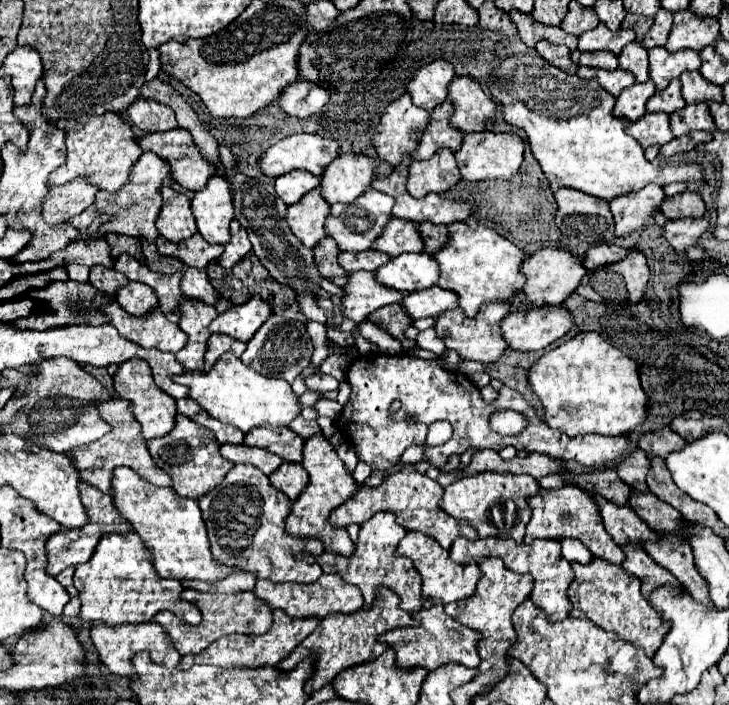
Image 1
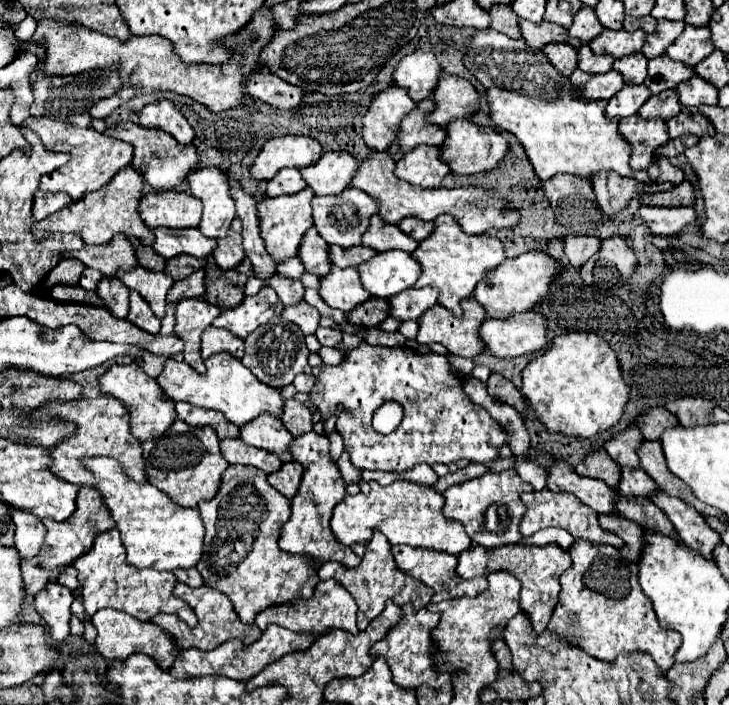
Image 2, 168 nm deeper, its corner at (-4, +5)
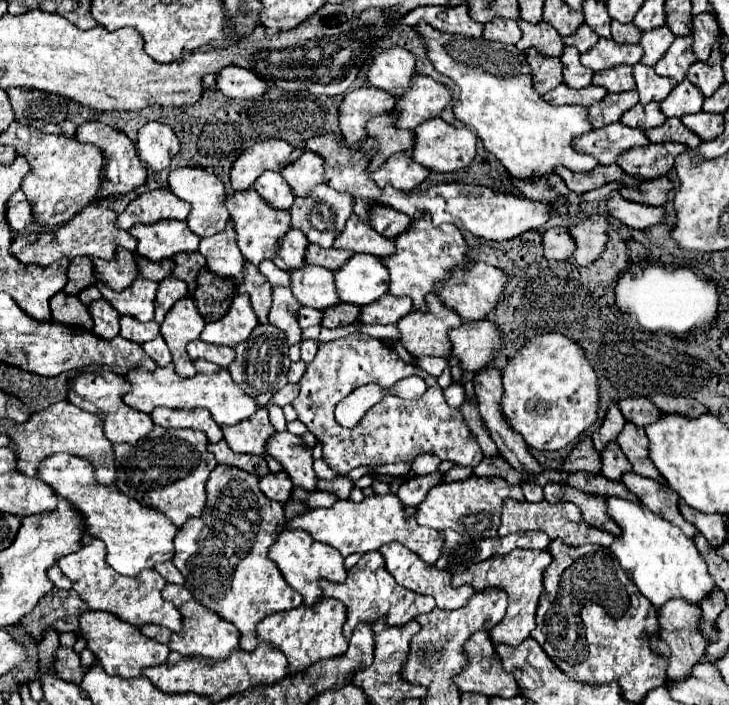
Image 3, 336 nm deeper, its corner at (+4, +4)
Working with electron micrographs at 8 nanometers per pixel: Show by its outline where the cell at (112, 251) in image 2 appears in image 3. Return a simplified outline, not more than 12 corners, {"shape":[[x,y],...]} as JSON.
{"shape":[[118,250],[116,262],[94,258],[96,274],[126,290],[140,276],[136,252]]}

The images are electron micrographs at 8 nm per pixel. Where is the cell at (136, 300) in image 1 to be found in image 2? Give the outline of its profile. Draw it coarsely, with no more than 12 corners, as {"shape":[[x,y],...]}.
{"shape":[[130,291],[128,319],[148,333],[160,331],[160,319],[148,301]]}

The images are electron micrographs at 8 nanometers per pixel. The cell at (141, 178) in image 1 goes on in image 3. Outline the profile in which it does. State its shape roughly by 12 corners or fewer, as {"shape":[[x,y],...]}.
{"shape":[[90,202],[58,230],[12,242],[22,264],[114,260],[136,240],[116,212]]}

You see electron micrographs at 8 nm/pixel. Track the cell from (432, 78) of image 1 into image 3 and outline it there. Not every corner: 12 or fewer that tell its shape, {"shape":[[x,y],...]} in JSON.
{"shape":[[404,48],[382,50],[368,64],[368,82],[394,98],[416,74]]}

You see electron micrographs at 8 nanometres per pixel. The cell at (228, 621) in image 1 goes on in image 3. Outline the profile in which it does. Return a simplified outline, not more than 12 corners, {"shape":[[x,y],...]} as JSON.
{"shape":[[184,586],[162,598],[180,610],[182,630],[142,626],[182,656],[224,660],[238,648],[236,626],[198,604]]}

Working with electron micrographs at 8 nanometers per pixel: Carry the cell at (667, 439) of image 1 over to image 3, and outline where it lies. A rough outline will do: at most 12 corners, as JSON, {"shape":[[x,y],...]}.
{"shape":[[644,396],[618,400],[624,418],[640,428],[660,410]]}

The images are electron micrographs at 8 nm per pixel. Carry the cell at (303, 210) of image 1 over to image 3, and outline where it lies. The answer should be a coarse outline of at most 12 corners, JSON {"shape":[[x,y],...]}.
{"shape":[[252,188],[228,196],[242,256],[254,266],[276,252],[290,214]]}

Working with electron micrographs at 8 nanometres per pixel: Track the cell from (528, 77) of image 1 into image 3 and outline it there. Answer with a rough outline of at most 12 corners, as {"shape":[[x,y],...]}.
{"shape":[[414,30],[456,120],[512,178],[588,172],[584,106],[534,92],[516,46]]}

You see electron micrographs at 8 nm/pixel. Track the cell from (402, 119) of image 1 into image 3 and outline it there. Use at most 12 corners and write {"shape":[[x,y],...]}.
{"shape":[[372,86],[338,106],[342,142],[366,138],[364,122],[390,114],[394,96]]}

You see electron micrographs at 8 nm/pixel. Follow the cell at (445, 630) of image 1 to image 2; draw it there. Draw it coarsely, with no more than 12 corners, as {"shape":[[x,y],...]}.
{"shape":[[402,605],[404,617],[372,655],[404,689],[440,689],[432,631],[440,613]]}

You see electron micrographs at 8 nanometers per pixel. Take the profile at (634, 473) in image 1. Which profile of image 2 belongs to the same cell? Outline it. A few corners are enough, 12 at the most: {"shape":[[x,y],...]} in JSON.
{"shape":[[636,425],[604,443],[620,467],[640,467],[636,449],[644,443]]}

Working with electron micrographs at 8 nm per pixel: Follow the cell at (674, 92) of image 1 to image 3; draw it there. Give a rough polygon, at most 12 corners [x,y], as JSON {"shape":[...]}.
{"shape":[[658,104],[630,108],[620,122],[648,130],[666,116]]}

